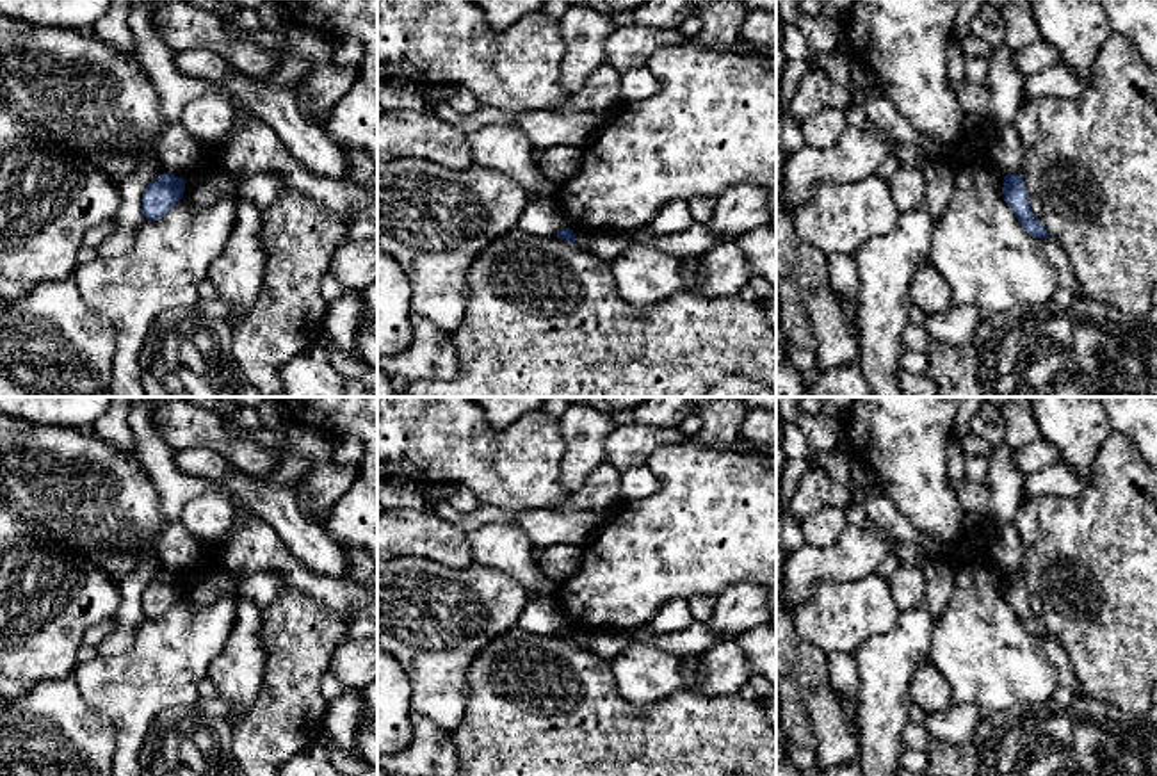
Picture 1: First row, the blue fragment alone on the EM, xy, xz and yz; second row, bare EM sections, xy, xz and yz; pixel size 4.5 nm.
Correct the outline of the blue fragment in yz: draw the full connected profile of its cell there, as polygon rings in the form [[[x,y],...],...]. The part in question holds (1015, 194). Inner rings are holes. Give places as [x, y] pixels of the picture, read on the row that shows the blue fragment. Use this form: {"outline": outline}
{"outline": [[[1007,174],[1004,176],[1002,187],[1004,201],[1016,215],[1020,226],[1032,237],[1032,238],[1050,238],[1045,226],[1036,219],[1029,206],[1029,192],[1025,189],[1025,182],[1022,174]]]}

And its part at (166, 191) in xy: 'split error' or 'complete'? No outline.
complete

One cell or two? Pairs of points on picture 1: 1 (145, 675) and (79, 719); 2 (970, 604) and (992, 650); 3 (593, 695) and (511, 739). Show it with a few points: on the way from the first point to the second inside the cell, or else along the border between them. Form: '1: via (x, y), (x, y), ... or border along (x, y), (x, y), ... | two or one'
1: border along (72, 673), (80, 696), (111, 723), (113, 746) | two
2: via (978, 614), (978, 636), (981, 639) | one
3: via (574, 714), (549, 739), (531, 739) | one

